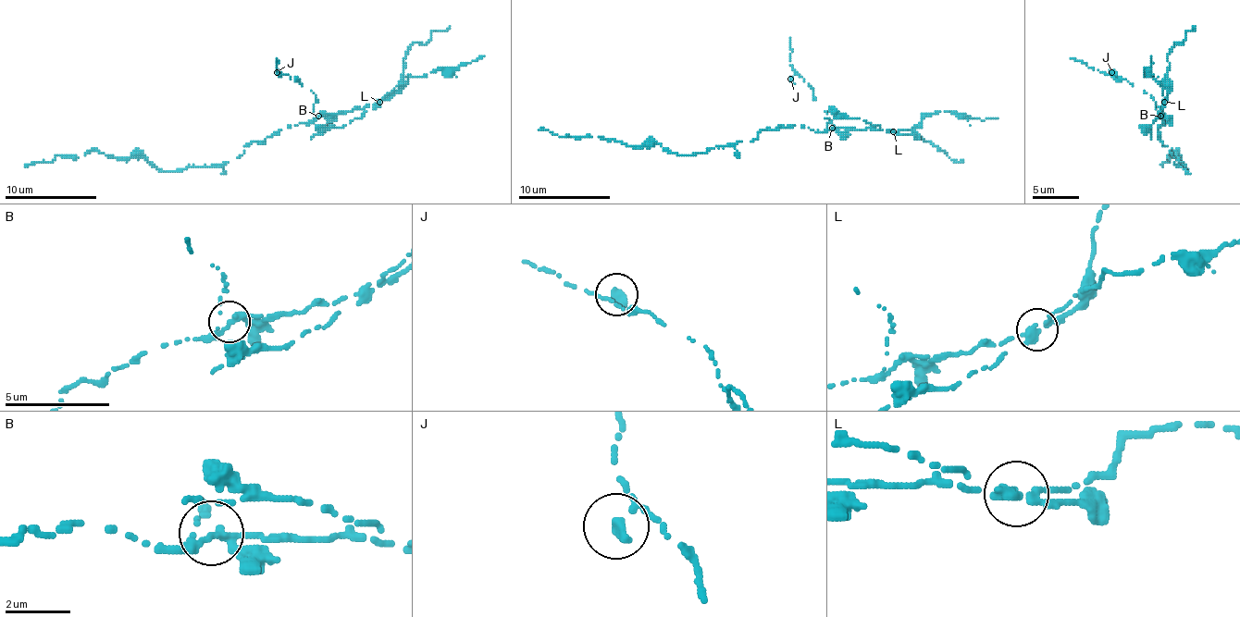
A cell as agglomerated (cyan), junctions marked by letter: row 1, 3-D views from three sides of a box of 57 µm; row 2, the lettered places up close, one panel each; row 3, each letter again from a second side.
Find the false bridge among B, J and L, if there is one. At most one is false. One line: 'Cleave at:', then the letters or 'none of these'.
Cleave at: L

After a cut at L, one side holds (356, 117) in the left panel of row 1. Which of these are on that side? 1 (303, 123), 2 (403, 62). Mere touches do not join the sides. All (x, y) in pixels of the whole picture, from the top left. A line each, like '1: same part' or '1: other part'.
1: other part
2: same part

